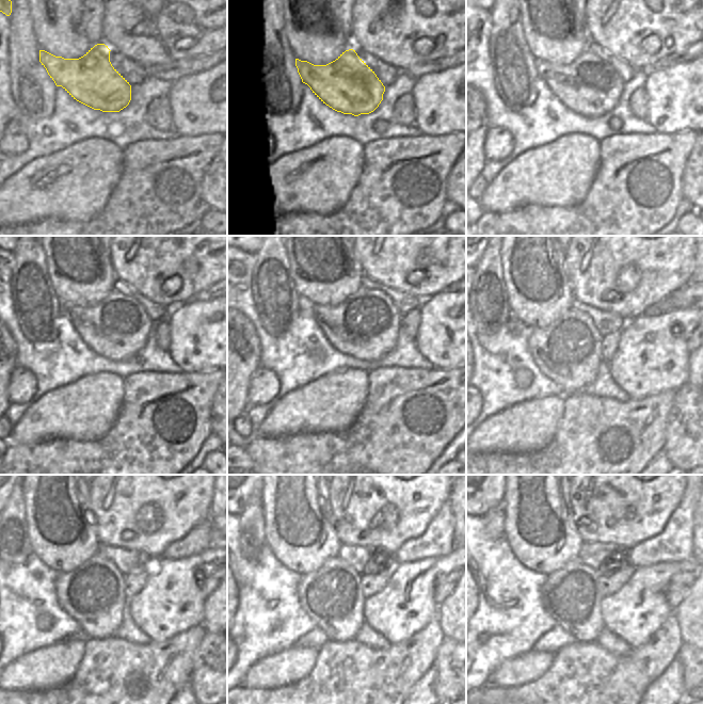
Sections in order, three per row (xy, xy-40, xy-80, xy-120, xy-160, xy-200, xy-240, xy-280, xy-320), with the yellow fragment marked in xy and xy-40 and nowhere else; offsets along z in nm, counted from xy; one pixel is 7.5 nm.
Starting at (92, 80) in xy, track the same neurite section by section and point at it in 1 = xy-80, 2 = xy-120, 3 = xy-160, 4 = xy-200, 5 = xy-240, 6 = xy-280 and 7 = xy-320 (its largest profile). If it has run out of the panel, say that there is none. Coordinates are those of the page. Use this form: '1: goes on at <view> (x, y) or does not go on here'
1: goes on at xy-80 (590, 86)
2: goes on at xy-120 (116, 328)
3: goes on at xy-160 (336, 342)
4: goes on at xy-200 (568, 351)
5: goes on at xy-240 (94, 593)
6: goes on at xy-280 (331, 595)
7: goes on at xy-320 (571, 595)

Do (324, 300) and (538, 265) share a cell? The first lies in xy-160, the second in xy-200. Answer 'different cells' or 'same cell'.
same cell

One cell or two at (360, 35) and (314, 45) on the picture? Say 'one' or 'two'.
two

